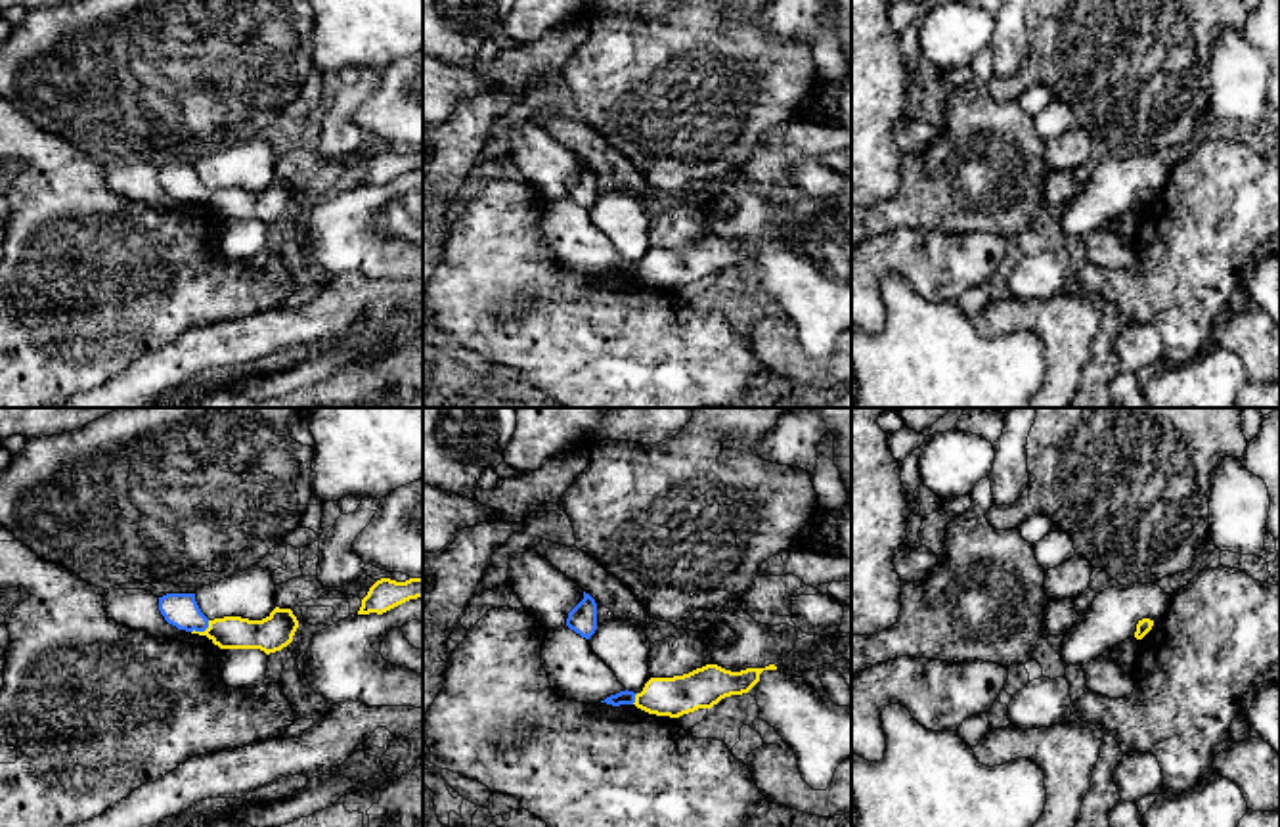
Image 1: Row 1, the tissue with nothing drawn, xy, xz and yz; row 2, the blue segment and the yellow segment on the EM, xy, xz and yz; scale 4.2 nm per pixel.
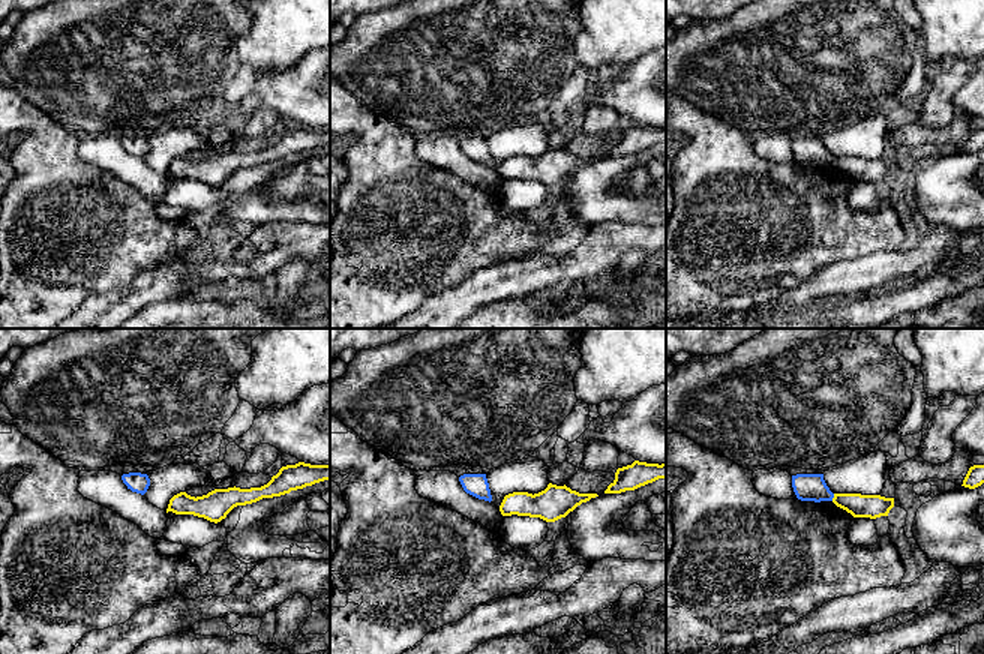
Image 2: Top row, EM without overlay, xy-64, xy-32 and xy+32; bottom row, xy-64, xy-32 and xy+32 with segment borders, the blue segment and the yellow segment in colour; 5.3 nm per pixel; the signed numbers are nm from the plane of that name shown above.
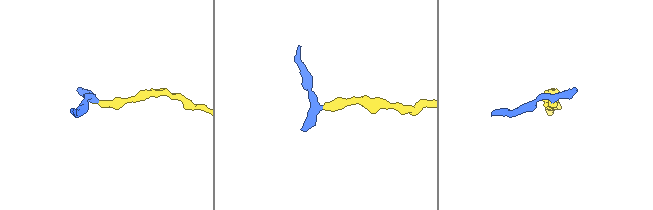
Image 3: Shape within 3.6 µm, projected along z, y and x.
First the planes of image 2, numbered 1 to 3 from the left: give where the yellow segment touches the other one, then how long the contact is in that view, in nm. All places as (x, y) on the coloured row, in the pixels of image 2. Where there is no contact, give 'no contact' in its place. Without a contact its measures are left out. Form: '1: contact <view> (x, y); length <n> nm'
1: no contact
2: no contact
3: contact xy+32 (833, 497); length 40 nm

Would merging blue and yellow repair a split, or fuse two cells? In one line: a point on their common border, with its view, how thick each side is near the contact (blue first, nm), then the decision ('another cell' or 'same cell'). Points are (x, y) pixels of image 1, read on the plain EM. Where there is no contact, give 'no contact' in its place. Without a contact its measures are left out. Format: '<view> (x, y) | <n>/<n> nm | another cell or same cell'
xy (201, 201) | 140/140 nm | same cell

